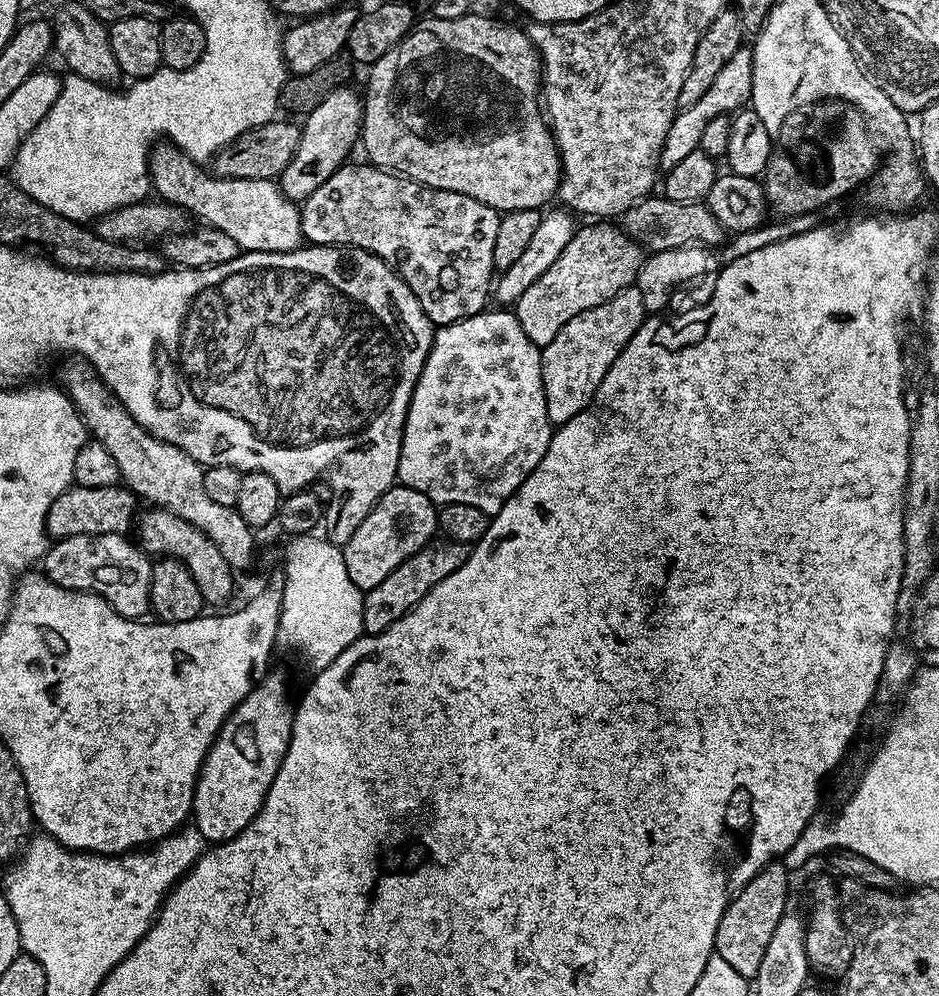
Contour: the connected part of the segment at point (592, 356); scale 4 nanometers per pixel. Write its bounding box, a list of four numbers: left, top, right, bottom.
[540,286,646,426]

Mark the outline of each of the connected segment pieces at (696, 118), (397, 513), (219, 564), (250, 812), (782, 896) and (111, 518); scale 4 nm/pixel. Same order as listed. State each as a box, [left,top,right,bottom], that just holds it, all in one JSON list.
[[659,46,752,173],[343,488,438,592],[138,507,234,605],[192,674,294,841],[715,863,789,978],[46,484,138,538]]

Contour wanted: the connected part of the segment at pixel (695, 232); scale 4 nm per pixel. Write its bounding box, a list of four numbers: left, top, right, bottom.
[622,194,726,253]

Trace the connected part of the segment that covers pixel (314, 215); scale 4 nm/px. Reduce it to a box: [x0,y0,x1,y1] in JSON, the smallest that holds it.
[299,162,501,325]

